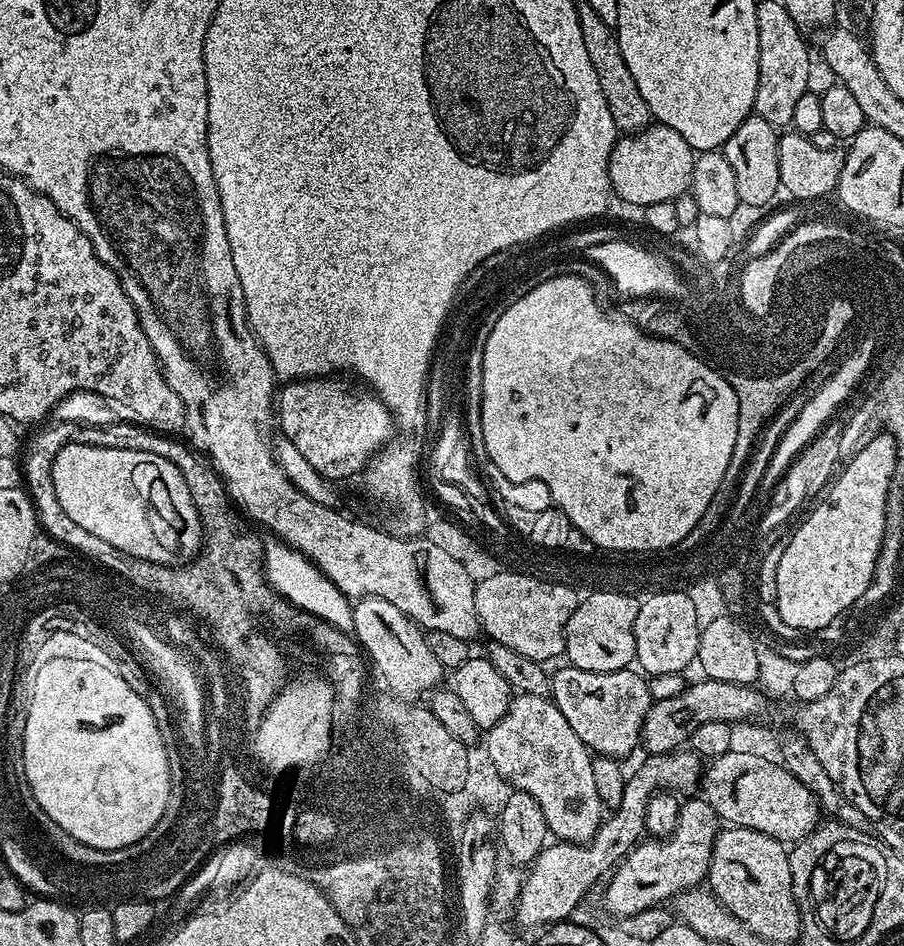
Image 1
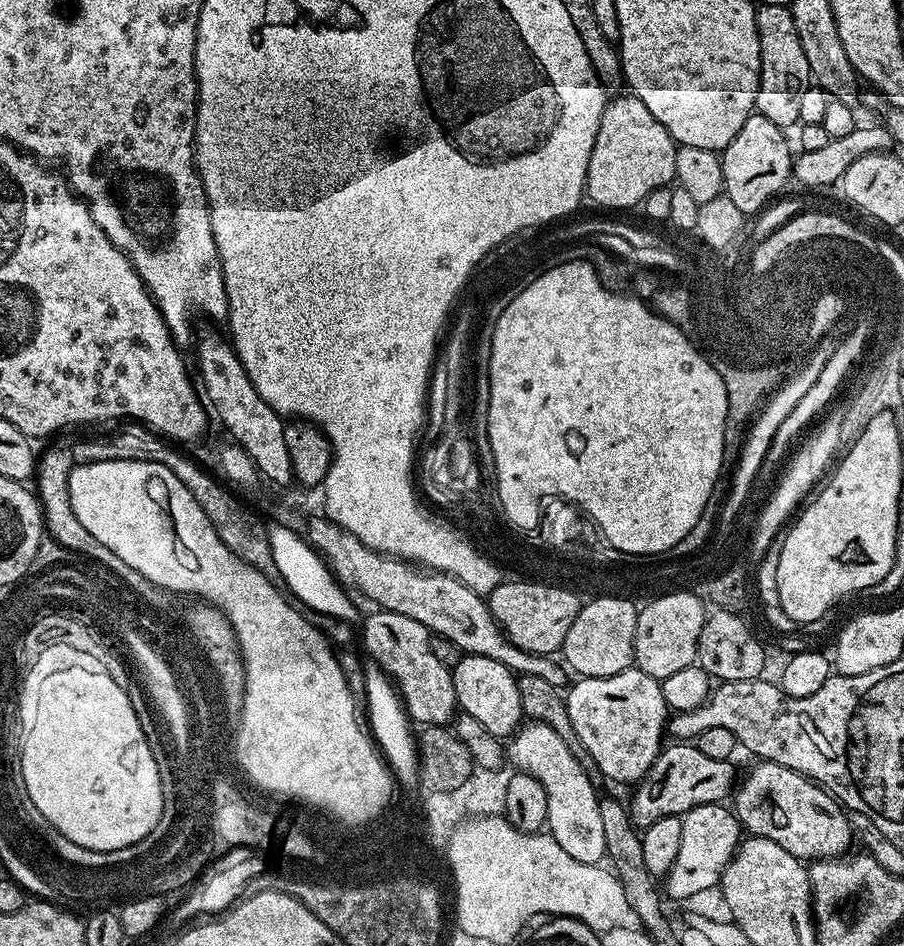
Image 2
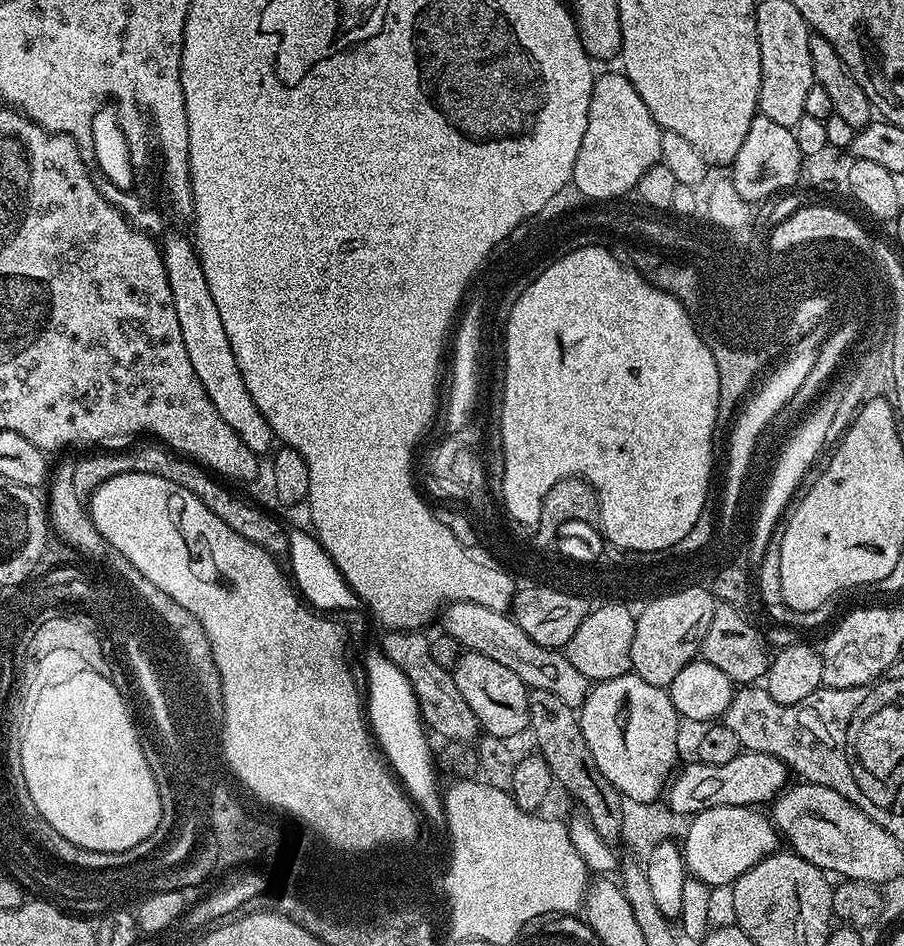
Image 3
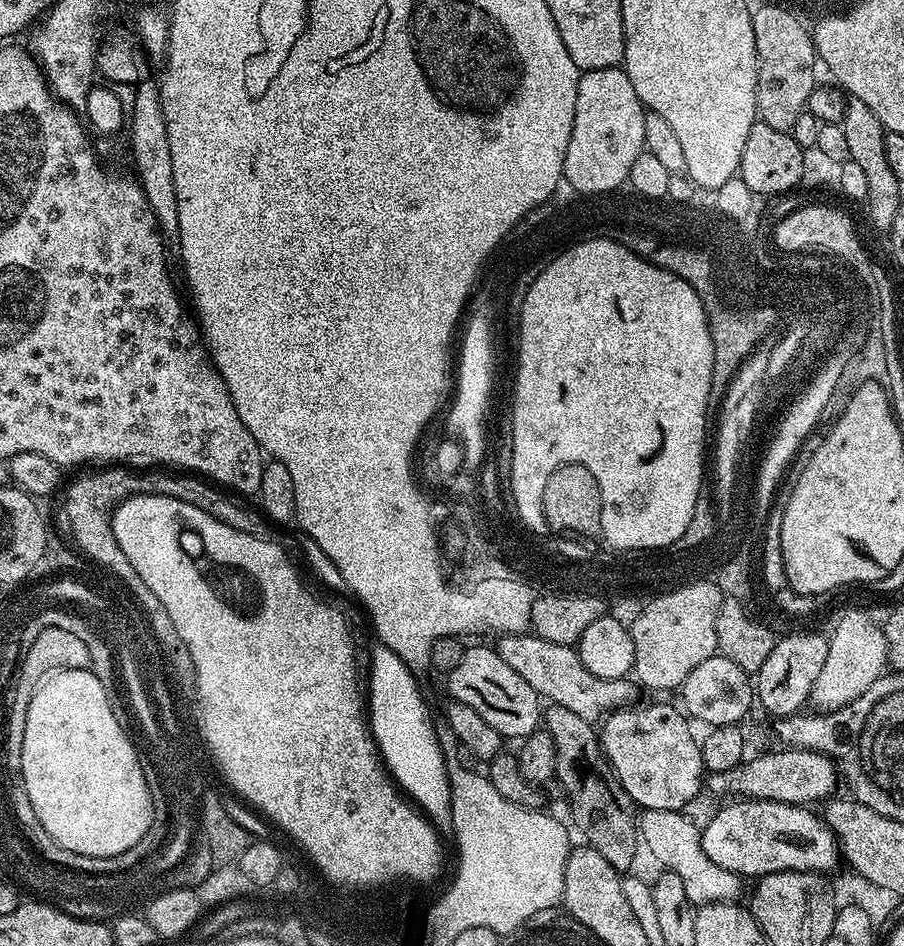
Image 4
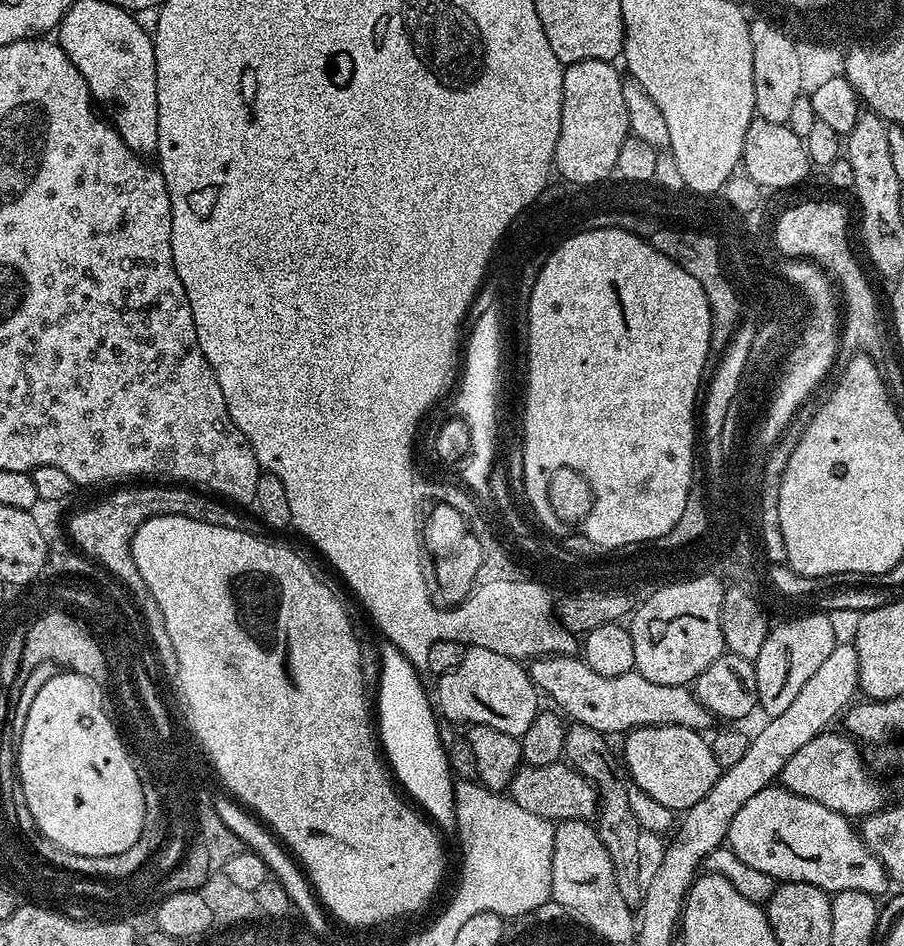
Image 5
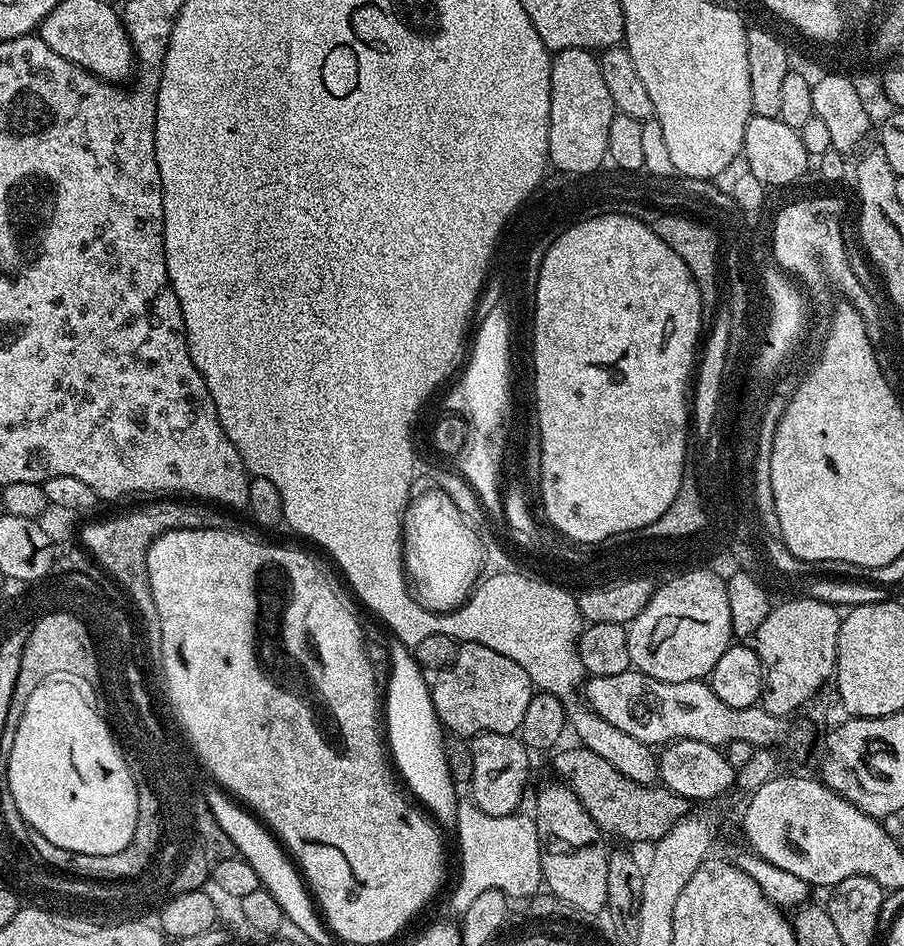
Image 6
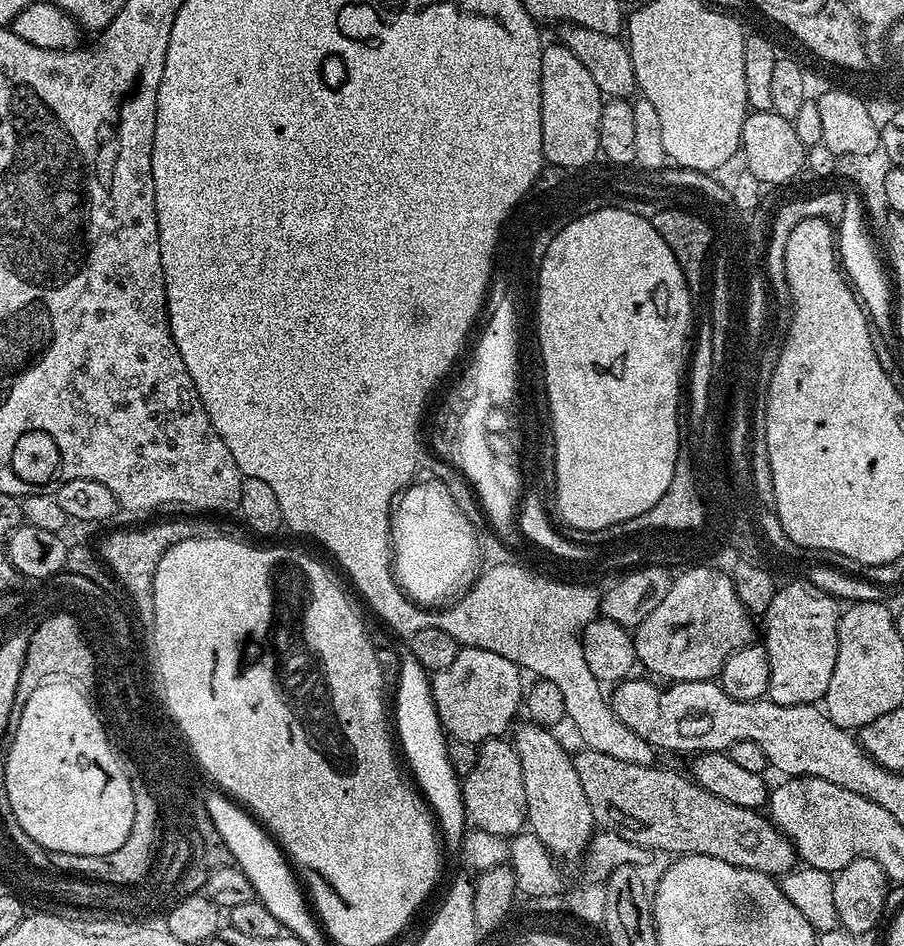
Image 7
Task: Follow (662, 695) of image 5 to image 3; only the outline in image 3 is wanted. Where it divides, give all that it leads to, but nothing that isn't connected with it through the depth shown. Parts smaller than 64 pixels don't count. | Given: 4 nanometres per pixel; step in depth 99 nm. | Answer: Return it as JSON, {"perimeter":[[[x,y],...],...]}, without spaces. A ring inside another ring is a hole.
{"perimeter":[[[458,600],[443,609],[442,620],[443,616],[443,631],[452,635],[461,649],[486,654],[486,658],[494,658],[494,662],[510,666],[529,690],[546,690],[575,709],[579,709],[588,697],[590,681],[570,663],[567,655],[558,648],[538,646],[538,642],[534,642],[534,638],[530,638],[530,634],[526,634],[526,630],[522,630],[508,612],[490,610],[486,606],[478,606],[478,602]]]}

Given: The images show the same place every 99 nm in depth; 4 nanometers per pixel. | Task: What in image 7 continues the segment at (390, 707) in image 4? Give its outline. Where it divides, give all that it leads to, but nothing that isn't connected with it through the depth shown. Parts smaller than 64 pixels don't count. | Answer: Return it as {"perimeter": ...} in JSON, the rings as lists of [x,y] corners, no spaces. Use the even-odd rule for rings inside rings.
{"perimeter":[[[405,651],[400,658],[400,677],[394,693],[394,732],[402,749],[403,759],[414,777],[427,805],[434,813],[438,832],[445,845],[455,846],[463,836],[466,823],[464,794],[461,781],[451,768],[446,733],[434,706],[430,673],[419,664],[412,652]]]}

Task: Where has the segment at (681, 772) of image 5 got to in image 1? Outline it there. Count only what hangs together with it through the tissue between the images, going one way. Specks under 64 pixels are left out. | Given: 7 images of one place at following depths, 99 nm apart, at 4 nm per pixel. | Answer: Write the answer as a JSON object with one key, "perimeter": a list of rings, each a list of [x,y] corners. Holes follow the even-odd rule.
{"perimeter":[[[563,666],[551,673],[550,699],[562,712],[571,729],[593,753],[625,758],[641,743],[646,714],[653,704],[648,680],[631,667],[617,672],[591,672]]]}

